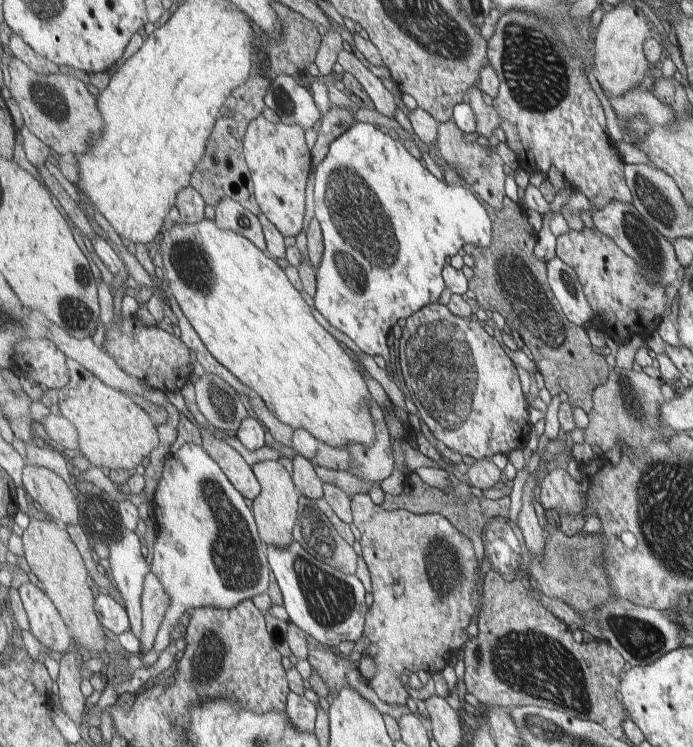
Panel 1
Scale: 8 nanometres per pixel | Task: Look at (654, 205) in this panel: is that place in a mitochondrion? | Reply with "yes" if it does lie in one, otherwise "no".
yes

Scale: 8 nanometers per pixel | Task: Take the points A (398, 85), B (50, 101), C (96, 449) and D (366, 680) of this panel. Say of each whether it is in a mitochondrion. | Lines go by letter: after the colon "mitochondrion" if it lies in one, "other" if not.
A: other
B: mitochondrion
C: other
D: other

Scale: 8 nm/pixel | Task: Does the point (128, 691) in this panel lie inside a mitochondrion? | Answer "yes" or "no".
no

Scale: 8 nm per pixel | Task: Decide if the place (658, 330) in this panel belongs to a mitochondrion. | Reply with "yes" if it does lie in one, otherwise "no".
no

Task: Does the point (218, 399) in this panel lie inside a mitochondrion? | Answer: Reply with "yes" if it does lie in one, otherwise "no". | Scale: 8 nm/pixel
yes

